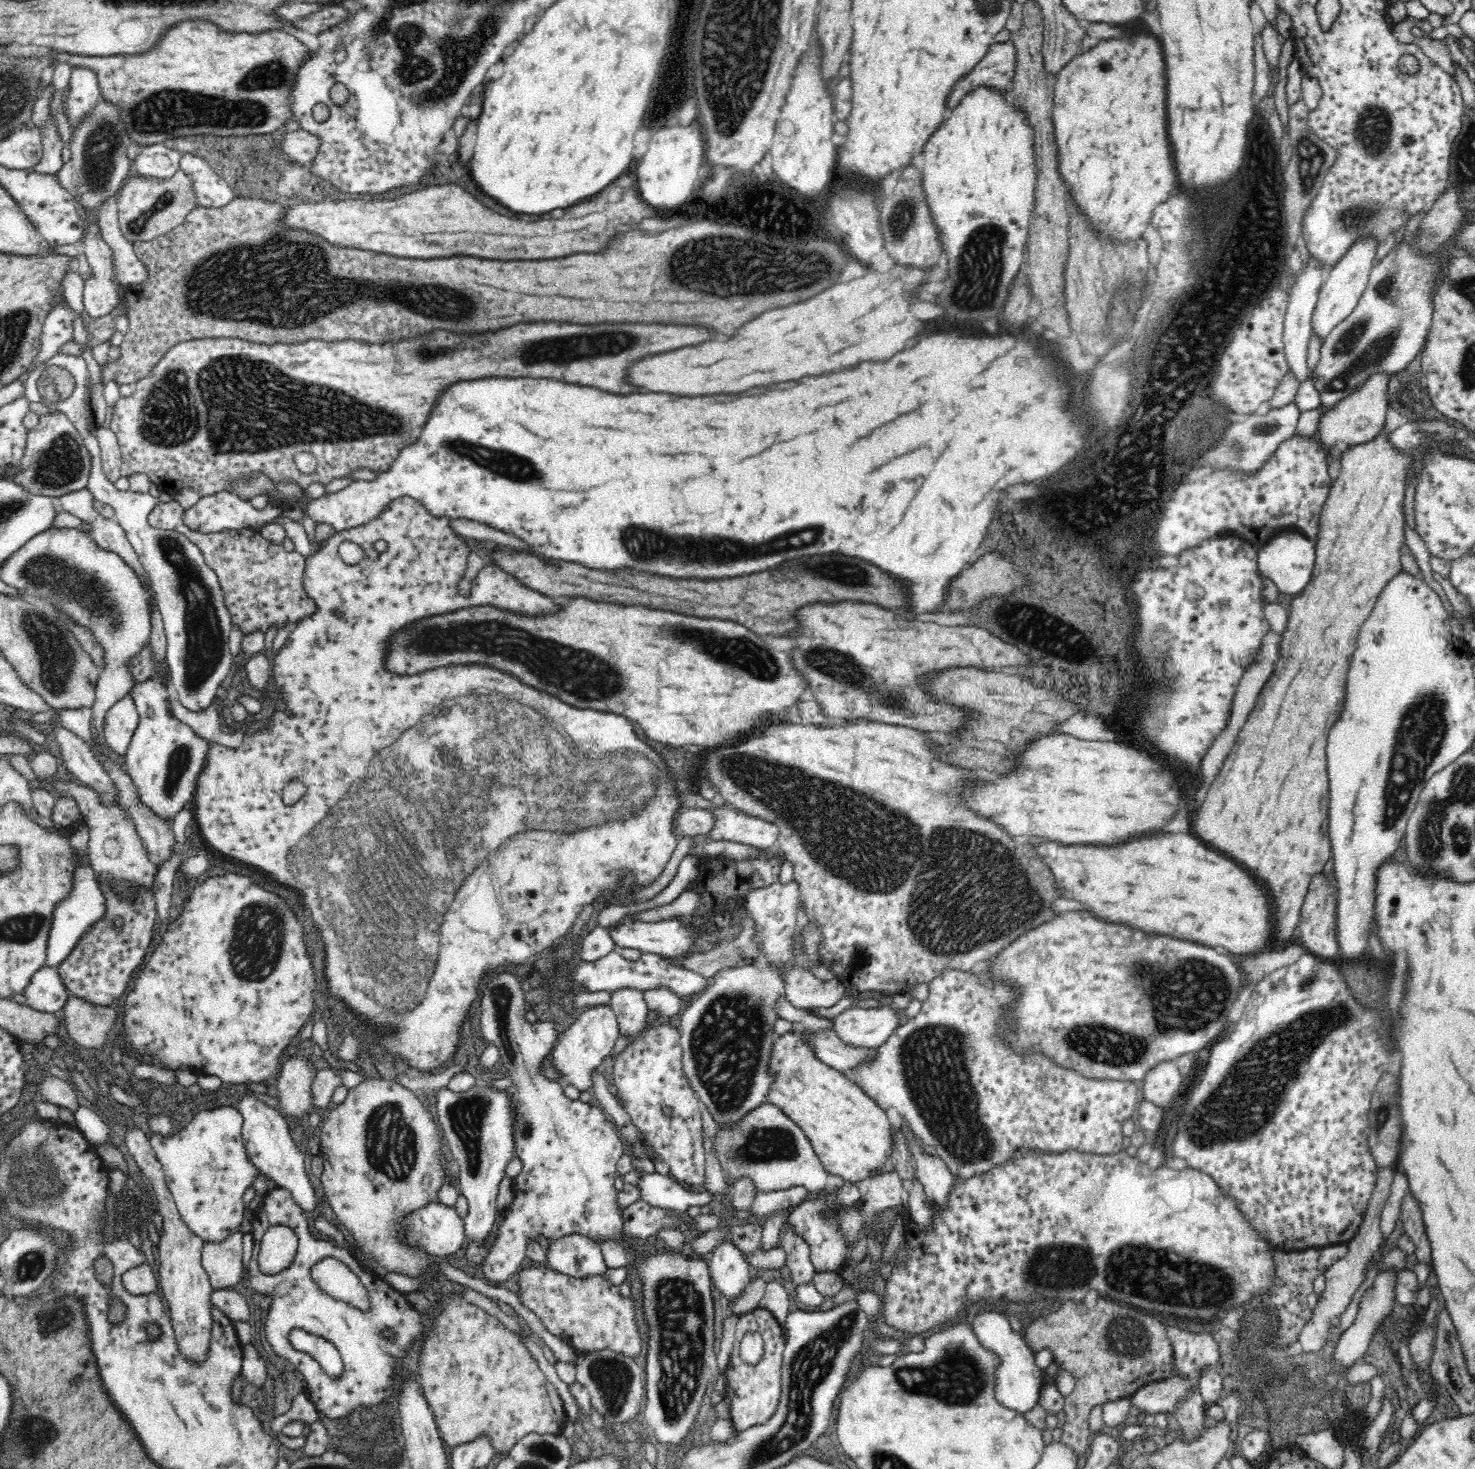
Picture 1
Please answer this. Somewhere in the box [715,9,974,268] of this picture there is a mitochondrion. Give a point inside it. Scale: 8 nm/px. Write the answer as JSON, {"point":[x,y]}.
{"point":[903,214]}

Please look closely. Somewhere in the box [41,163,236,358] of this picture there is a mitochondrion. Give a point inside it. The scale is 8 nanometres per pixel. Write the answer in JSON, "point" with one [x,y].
{"point":[138,225]}

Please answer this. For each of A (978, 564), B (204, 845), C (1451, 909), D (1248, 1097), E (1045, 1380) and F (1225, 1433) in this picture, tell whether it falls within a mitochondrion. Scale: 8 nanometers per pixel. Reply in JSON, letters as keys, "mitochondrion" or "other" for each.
{"A":"other","B":"other","C":"other","D":"mitochondrion","E":"other","F":"other"}

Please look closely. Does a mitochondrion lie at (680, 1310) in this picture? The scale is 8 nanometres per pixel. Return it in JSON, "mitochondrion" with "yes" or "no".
{"mitochondrion":"yes"}

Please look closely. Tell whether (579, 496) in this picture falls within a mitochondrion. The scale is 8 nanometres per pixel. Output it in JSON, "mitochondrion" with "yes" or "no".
{"mitochondrion":"no"}

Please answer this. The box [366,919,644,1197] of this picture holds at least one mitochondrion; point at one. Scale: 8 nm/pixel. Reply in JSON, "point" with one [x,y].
{"point":[467,1116]}

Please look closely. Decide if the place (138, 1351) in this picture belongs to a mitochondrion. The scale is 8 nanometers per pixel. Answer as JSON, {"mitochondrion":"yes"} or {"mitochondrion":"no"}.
{"mitochondrion":"no"}

